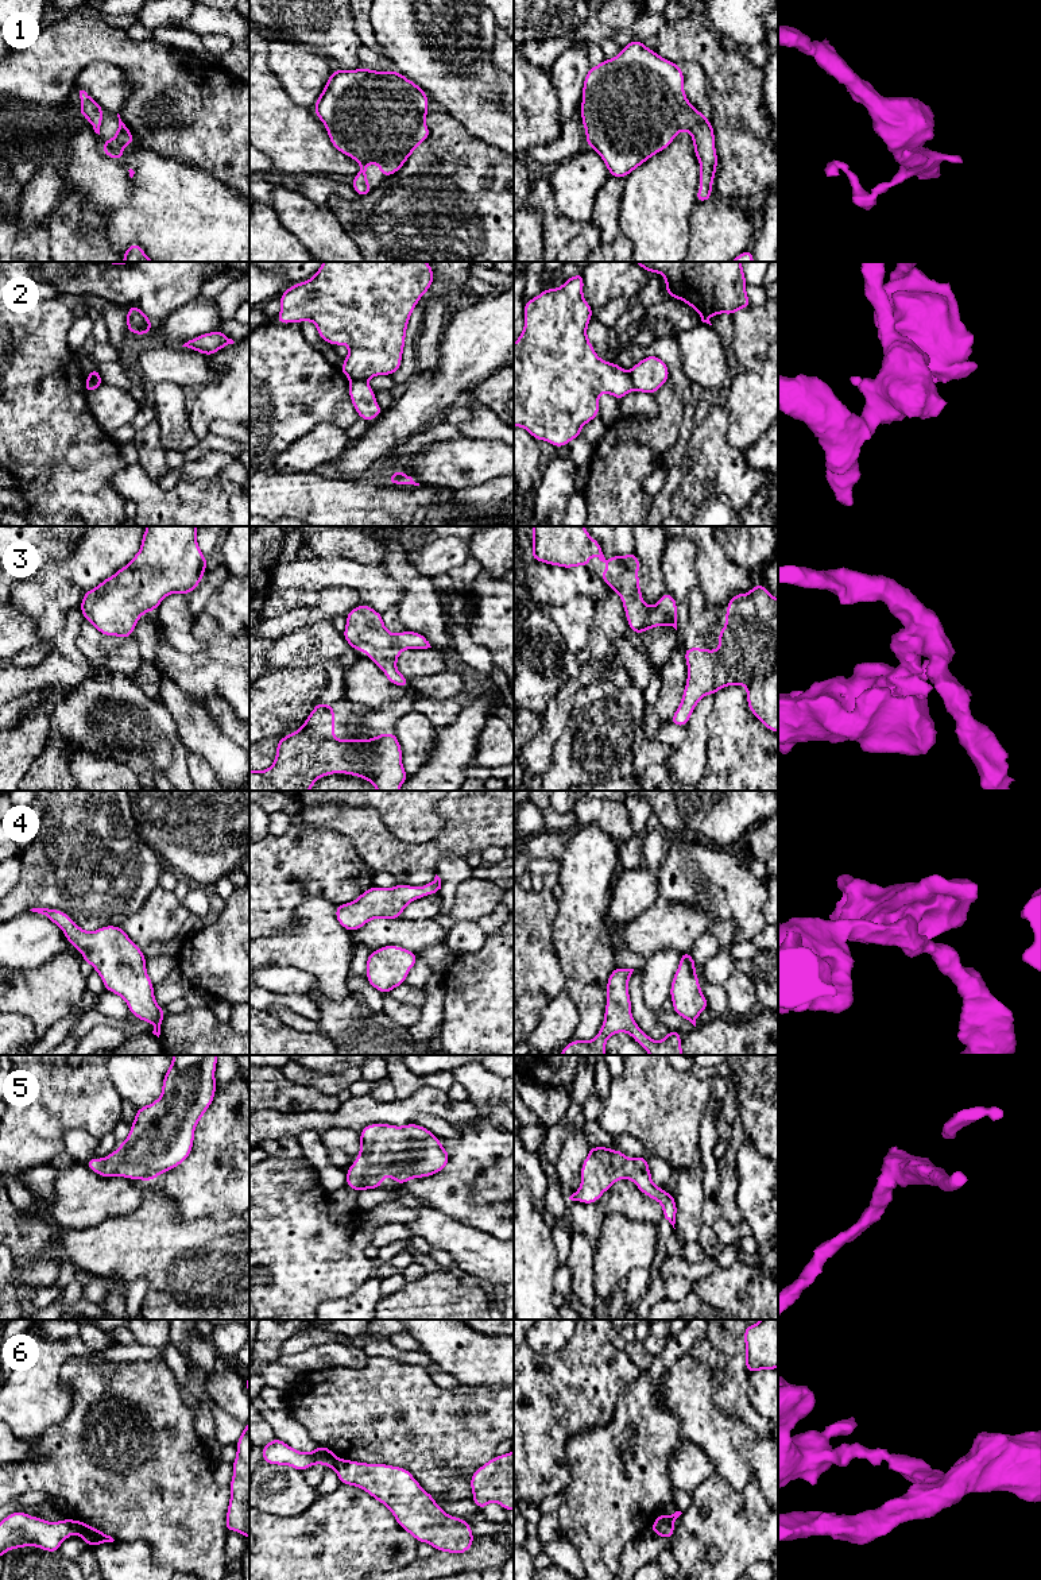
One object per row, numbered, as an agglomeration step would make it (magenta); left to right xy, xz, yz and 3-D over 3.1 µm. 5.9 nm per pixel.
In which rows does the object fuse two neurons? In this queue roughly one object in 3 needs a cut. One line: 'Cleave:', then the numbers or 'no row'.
Cleave: 2, 6

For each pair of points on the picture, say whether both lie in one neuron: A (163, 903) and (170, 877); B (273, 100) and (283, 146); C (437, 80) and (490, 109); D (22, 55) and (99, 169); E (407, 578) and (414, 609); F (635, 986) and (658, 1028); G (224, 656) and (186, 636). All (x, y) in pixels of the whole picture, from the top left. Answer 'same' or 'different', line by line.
A: different
B: same
C: same
D: different
E: same
F: same
G: different

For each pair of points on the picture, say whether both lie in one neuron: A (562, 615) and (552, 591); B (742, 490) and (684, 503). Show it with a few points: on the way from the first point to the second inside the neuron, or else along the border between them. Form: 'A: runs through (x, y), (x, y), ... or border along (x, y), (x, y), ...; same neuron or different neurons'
A: border along (588, 597), (573, 597), (558, 605), (540, 606); different neurons
B: runs through (727, 487), (699, 489); same neuron

